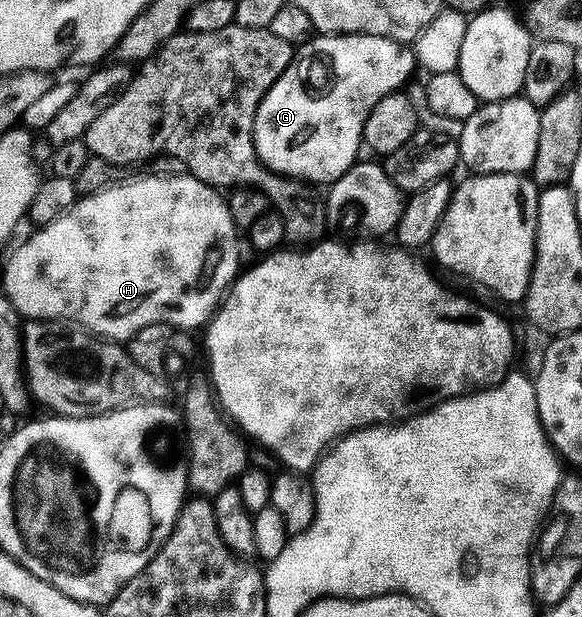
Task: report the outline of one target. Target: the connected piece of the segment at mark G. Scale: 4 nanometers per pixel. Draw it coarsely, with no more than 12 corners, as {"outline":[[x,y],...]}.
{"outline":[[315,34],[261,98],[266,168],[330,186],[417,61]]}

